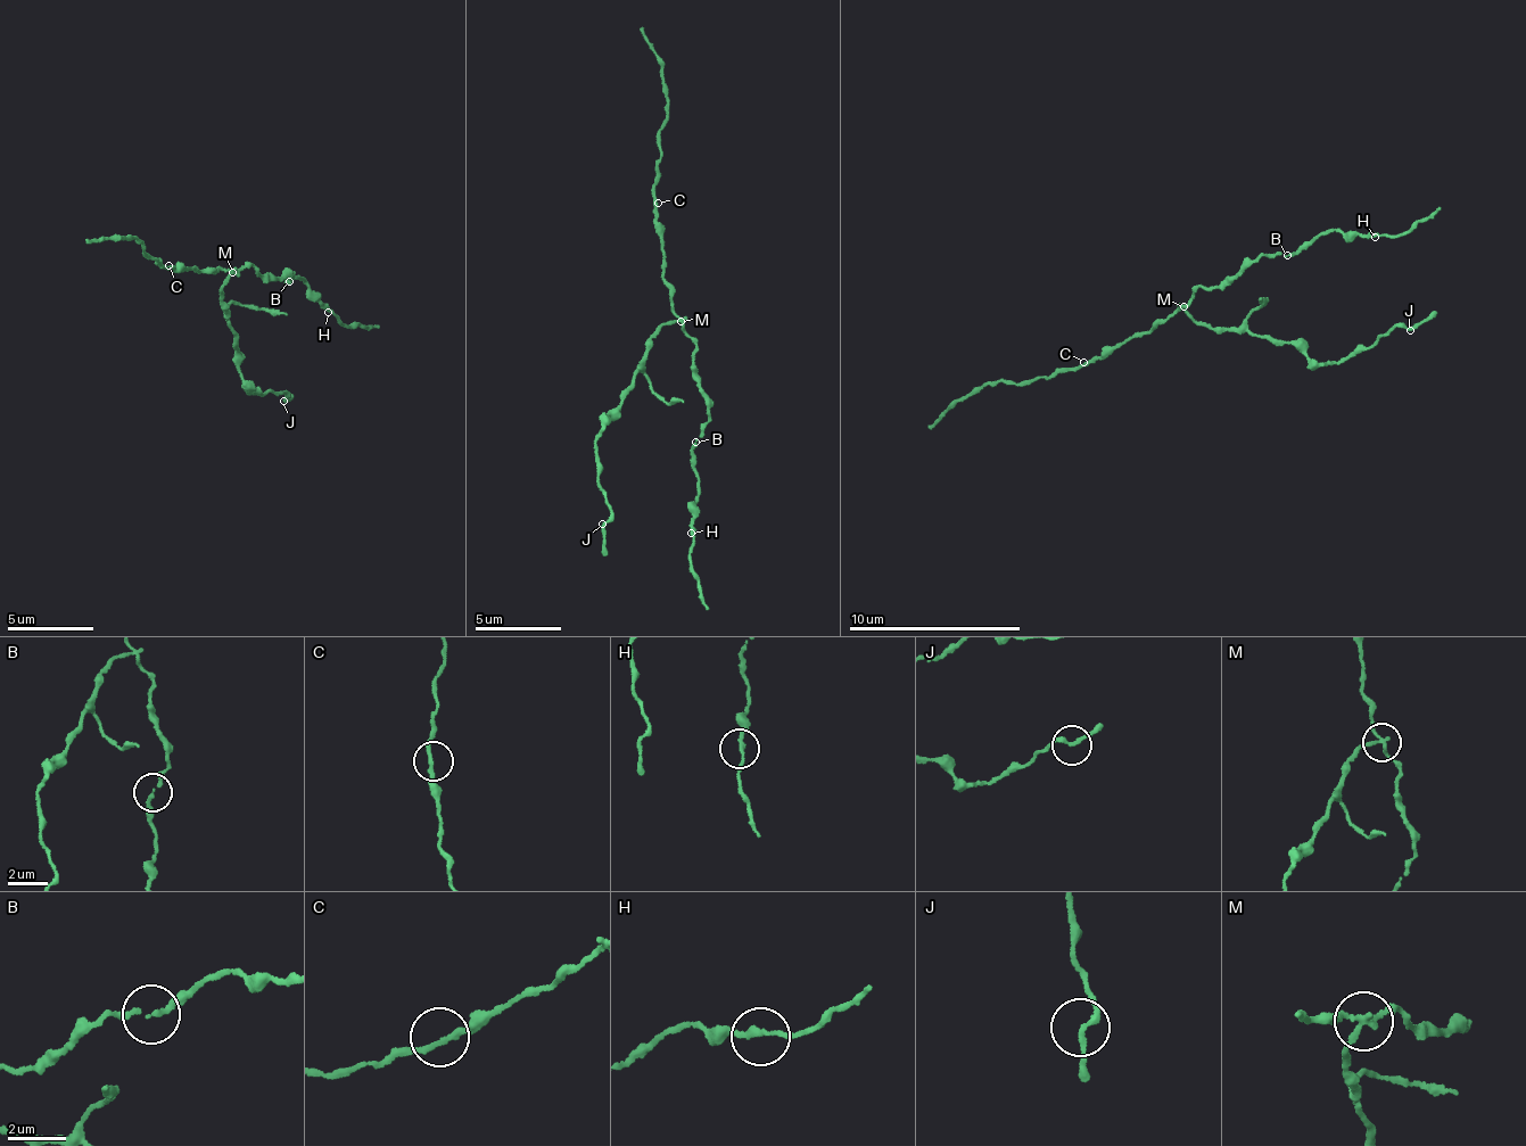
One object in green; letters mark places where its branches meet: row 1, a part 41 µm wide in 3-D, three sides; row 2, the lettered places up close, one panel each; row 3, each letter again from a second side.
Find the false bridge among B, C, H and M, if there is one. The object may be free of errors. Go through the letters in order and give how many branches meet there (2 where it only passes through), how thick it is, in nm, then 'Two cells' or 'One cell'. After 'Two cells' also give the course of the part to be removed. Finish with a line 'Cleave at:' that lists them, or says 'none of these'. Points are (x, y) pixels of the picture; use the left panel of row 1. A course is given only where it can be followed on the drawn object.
B: Branches: 2. Thickness 160 nm. One cell
C: Branches: 2. Thickness 200 nm. One cell
H: Branches: 2. Thickness 180 nm. One cell
M: Branches: 3. Thickness 170 nm. Two cells. Course of the part to remove: (232, 270), (222, 304), (230, 310), (249, 387), (254, 393), (288, 395)
Cleave at: M

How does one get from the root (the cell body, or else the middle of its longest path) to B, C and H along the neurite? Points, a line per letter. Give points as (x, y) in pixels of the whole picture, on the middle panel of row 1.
B: (682, 324), (695, 347), (693, 381), (704, 398), (709, 418), (696, 442)
C: (682, 324), (674, 314), (670, 283), (663, 279), (661, 225), (656, 221), (658, 203)
H: (682, 324), (695, 347), (693, 381), (704, 398), (709, 418), (700, 437), (694, 464), (699, 503), (691, 533)

